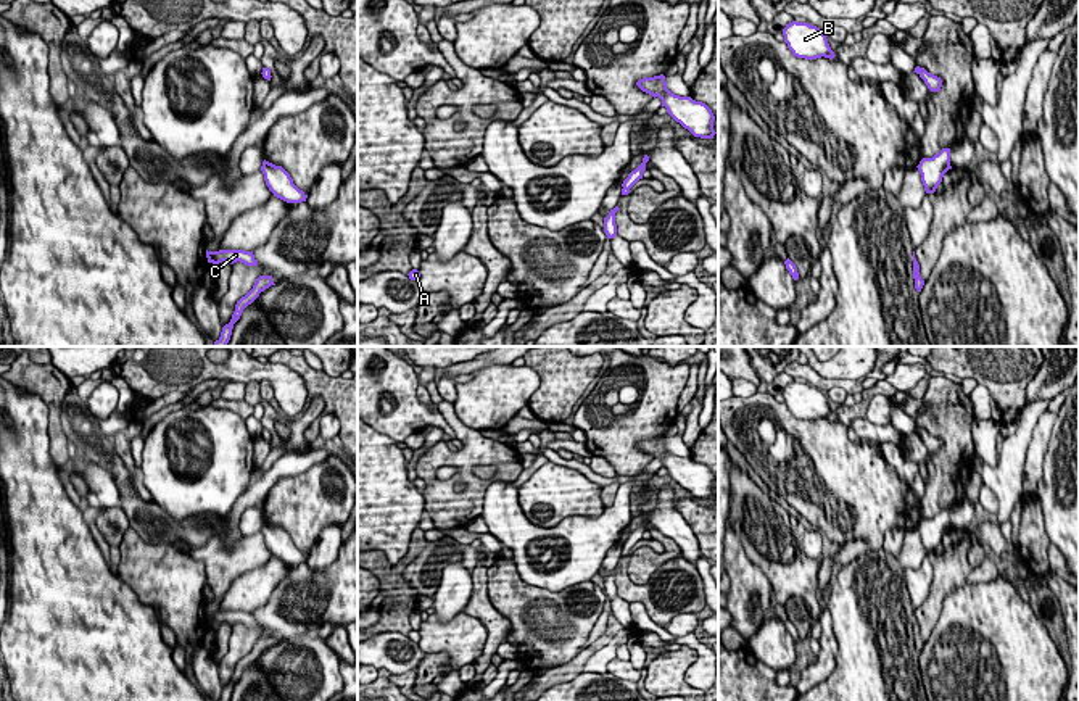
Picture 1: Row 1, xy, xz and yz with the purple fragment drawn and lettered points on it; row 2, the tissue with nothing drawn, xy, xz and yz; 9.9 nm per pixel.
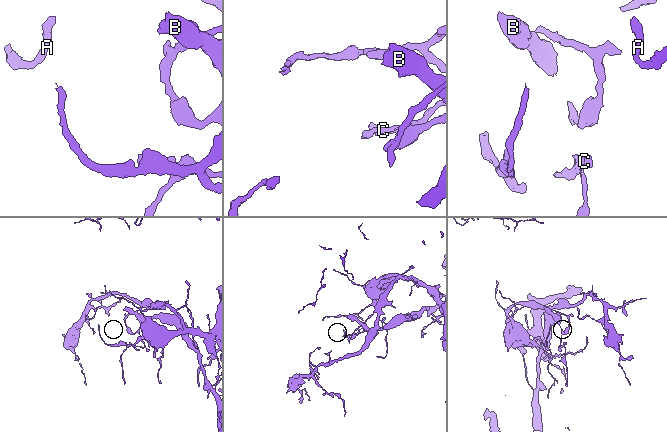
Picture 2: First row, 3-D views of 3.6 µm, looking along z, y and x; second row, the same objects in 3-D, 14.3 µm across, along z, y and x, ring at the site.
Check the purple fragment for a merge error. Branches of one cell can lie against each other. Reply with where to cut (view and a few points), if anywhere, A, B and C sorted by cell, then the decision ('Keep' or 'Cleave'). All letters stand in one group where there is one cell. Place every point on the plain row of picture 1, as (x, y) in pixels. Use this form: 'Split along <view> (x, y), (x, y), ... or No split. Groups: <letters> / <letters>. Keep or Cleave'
Split along xy (263, 429), (269, 440). Groups: A / B C. Cleave

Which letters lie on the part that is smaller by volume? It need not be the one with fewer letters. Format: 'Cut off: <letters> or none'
Cut off: B, C

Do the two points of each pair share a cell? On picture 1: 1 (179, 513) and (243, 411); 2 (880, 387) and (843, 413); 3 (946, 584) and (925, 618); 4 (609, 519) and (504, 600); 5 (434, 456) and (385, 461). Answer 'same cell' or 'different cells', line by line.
1: different cells
2: same cell
3: same cell
4: different cells
5: different cells

